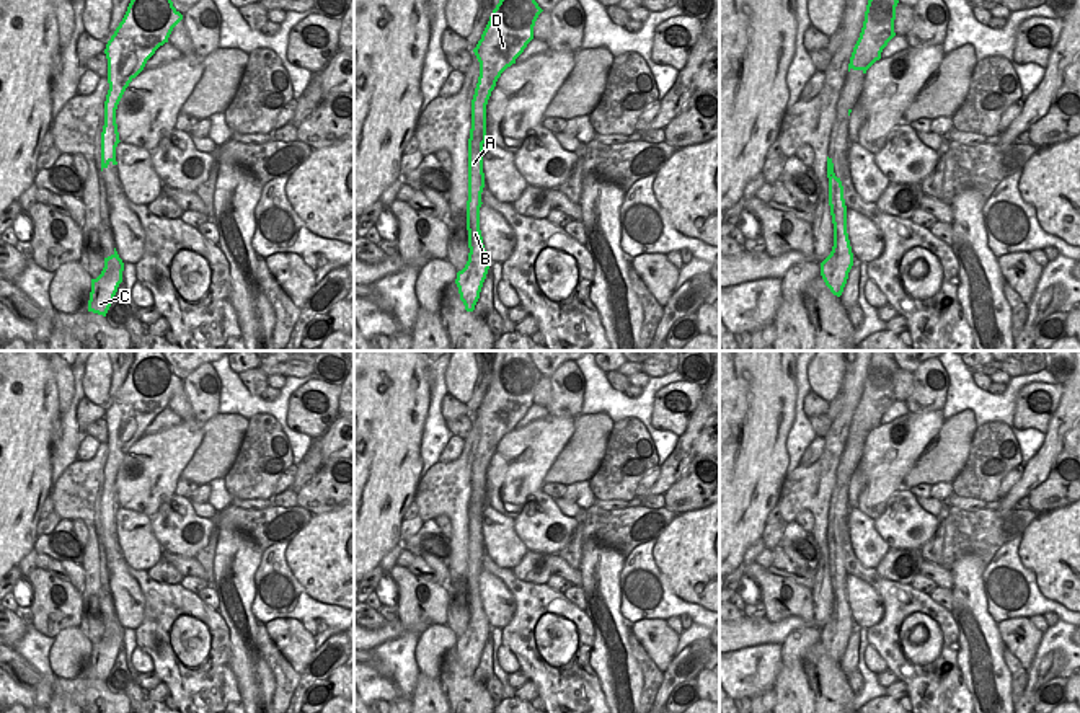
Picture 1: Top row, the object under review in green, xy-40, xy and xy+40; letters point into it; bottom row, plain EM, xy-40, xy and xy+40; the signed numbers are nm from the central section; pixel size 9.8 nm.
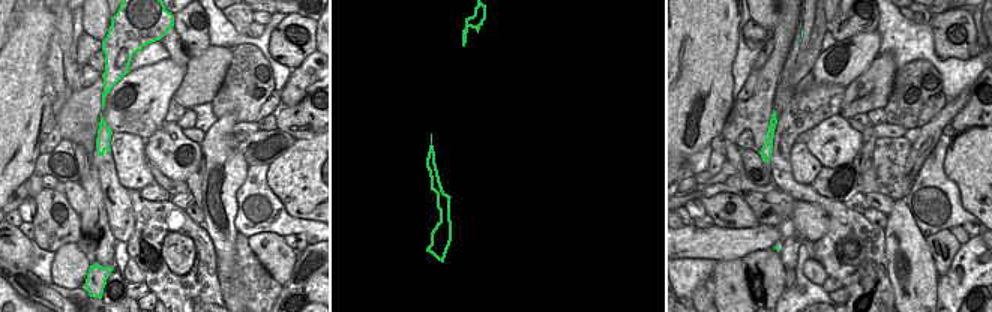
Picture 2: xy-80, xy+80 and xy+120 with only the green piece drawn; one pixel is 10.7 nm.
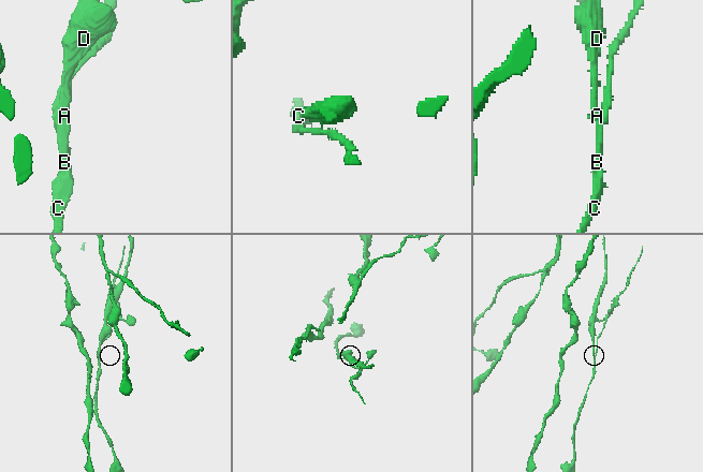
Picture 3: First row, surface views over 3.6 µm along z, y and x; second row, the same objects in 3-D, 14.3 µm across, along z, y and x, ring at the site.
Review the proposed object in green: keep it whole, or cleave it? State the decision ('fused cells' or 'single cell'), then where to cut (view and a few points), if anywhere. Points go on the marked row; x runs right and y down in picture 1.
fused cells; cut in xy along (469, 175), (478, 175), (483, 180)

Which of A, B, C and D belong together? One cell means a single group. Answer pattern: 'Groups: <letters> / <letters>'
Groups: A D / B C.

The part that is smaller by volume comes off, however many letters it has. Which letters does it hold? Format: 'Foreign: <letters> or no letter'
Foreign: A, D.

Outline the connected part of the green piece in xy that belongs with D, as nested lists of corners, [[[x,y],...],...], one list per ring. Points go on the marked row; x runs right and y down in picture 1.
[[[499,0],[473,49],[480,62],[480,77],[471,100],[468,176],[485,179],[483,144],[486,142],[488,100],[501,73],[516,64],[533,39],[533,26],[542,11],[535,0]]]

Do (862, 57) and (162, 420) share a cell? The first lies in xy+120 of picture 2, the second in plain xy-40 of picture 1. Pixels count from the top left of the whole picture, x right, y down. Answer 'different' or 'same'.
different

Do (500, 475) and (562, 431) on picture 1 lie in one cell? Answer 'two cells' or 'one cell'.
one cell

